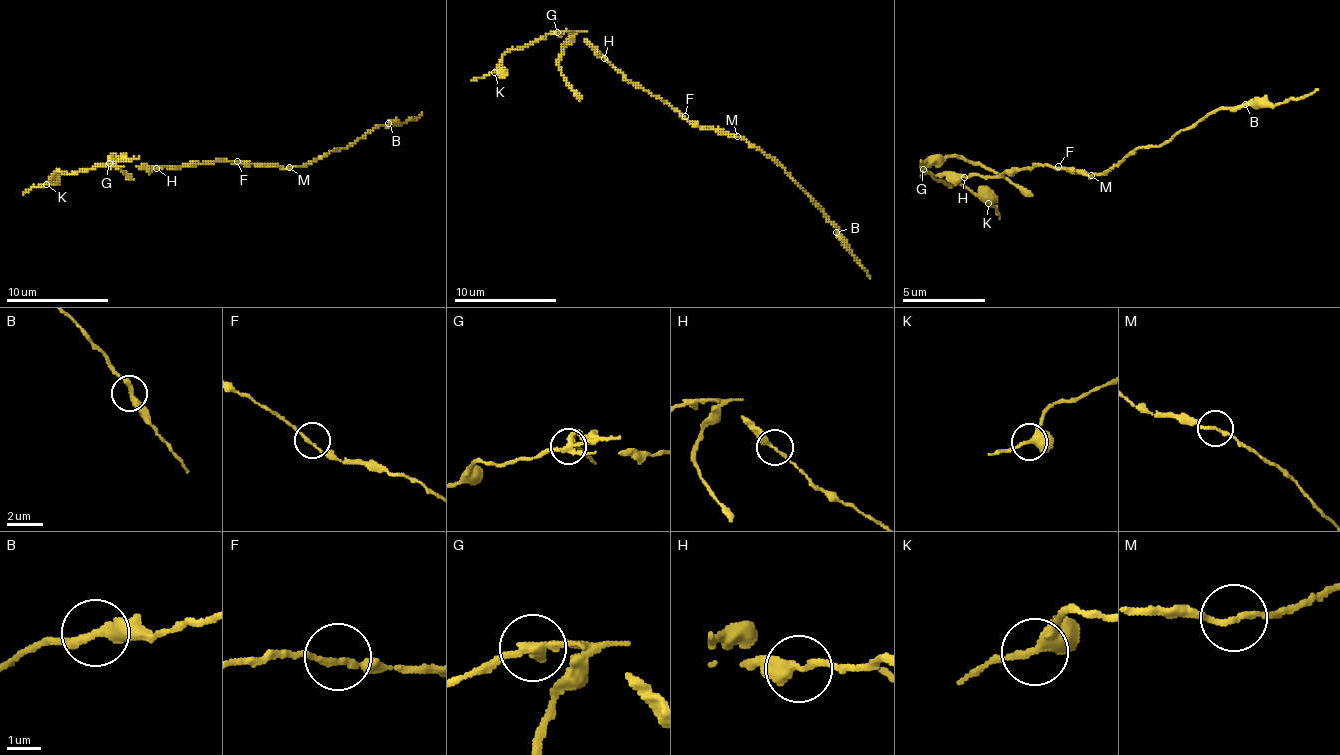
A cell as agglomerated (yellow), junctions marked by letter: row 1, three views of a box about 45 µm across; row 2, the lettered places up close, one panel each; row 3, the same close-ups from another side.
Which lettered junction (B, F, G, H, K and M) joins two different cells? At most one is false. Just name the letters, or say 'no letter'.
G

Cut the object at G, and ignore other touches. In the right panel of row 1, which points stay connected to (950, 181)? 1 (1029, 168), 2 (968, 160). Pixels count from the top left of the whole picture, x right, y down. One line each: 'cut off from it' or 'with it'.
1: with it
2: cut off from it

